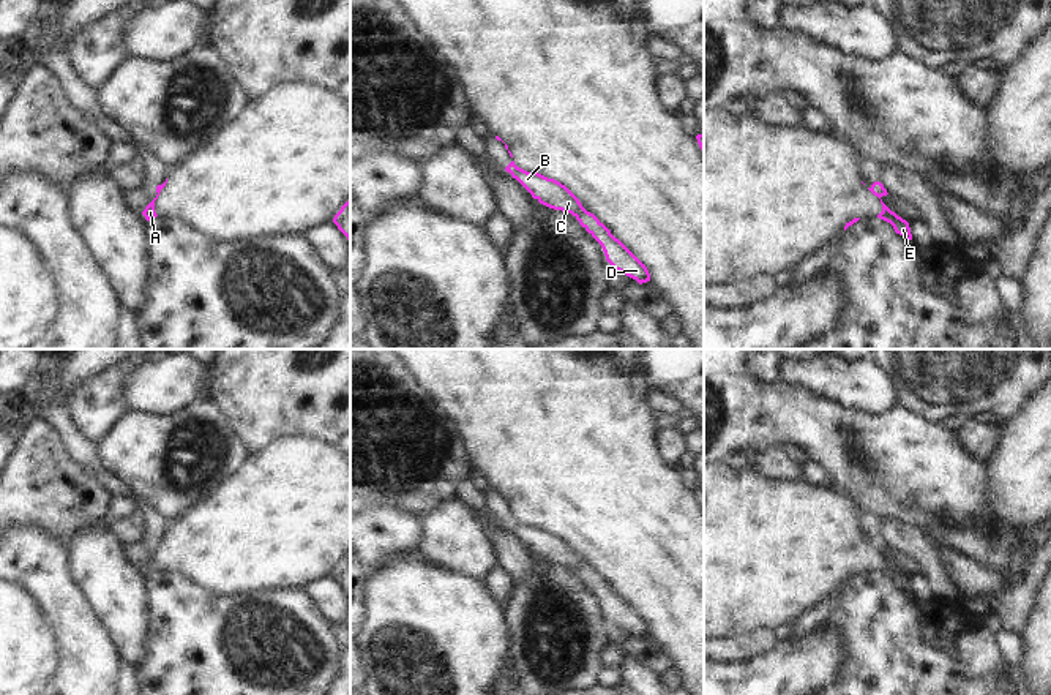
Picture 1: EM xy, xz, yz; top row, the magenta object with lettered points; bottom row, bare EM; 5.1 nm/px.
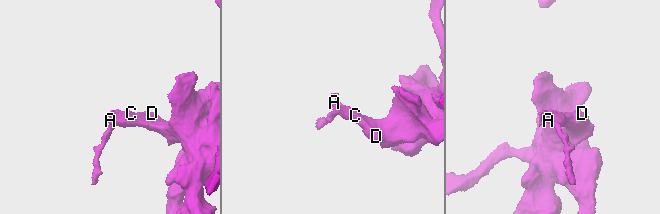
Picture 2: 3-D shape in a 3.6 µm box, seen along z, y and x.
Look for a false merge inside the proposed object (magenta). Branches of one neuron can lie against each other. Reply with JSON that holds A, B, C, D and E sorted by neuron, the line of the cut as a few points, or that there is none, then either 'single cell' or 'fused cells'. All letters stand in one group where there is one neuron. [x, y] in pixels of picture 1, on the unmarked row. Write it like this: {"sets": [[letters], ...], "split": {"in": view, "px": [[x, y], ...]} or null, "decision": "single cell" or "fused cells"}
{"sets": [["A", "E"], ["B", "C", "D"]], "split": {"in": "xy", "px": [[161, 539], [158, 547]]}, "decision": "fused cells"}

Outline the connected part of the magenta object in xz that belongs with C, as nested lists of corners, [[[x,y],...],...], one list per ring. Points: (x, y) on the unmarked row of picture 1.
[[[510,517],[505,521],[540,558],[571,567],[579,578],[601,599],[606,614],[639,638],[650,635],[647,621],[560,535],[538,526],[527,526]]]

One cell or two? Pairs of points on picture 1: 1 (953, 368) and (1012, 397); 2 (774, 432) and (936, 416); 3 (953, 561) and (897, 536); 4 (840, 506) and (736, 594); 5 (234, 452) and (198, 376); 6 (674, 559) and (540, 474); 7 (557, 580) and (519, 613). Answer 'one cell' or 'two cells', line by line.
1: one cell
2: two cells
3: two cells
4: one cell
5: two cells
6: one cell
7: one cell

